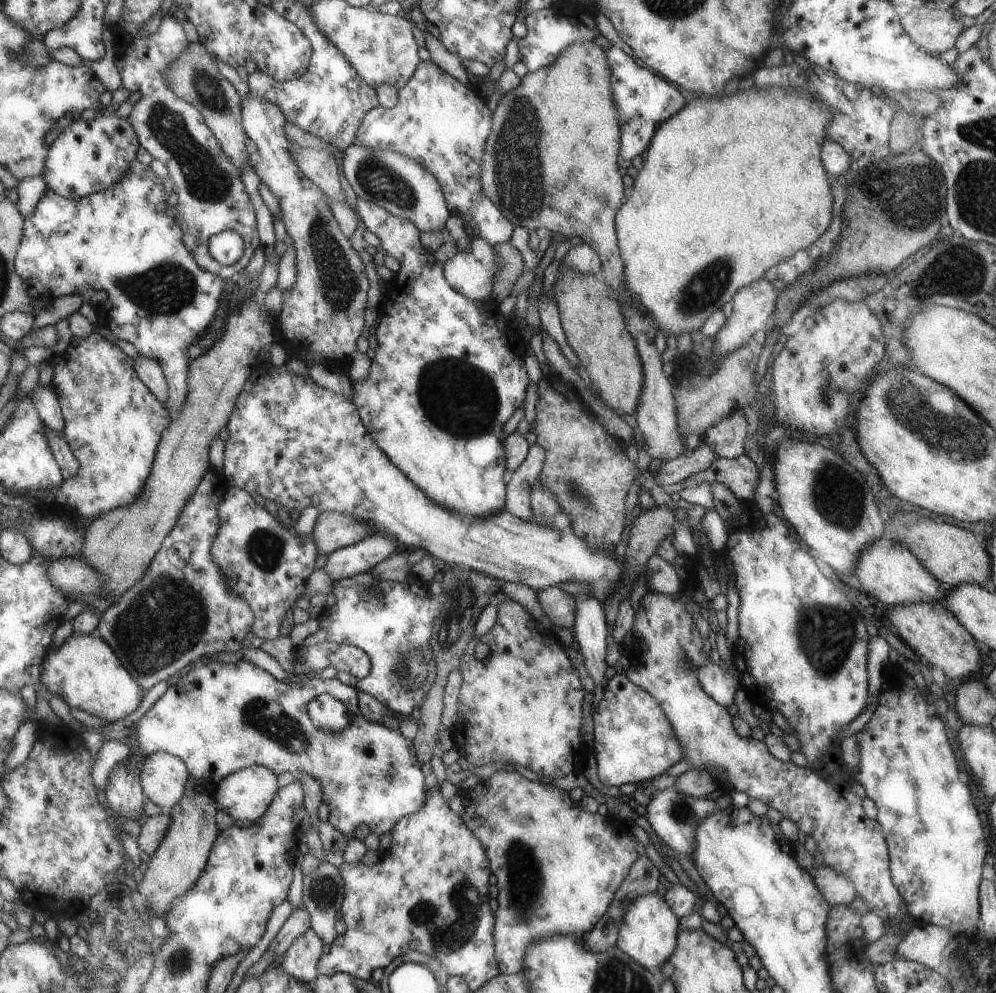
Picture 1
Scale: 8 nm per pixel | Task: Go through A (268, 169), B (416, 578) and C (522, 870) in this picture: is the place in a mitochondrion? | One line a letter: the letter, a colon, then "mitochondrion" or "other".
A: other
B: other
C: mitochondrion

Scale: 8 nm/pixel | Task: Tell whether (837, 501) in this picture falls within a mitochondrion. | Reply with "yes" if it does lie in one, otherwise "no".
yes

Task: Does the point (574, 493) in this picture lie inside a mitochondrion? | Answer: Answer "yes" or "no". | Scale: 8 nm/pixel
yes

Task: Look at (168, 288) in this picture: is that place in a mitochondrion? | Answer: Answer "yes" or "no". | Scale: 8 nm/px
yes

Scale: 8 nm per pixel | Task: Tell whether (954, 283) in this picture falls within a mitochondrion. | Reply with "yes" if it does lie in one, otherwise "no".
yes

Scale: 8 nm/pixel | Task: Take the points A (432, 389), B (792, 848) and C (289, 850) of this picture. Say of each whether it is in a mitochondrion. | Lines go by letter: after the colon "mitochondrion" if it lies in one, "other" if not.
A: mitochondrion
B: other
C: other

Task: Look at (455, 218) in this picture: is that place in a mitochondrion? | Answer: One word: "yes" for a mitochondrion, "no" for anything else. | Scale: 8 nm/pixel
no

